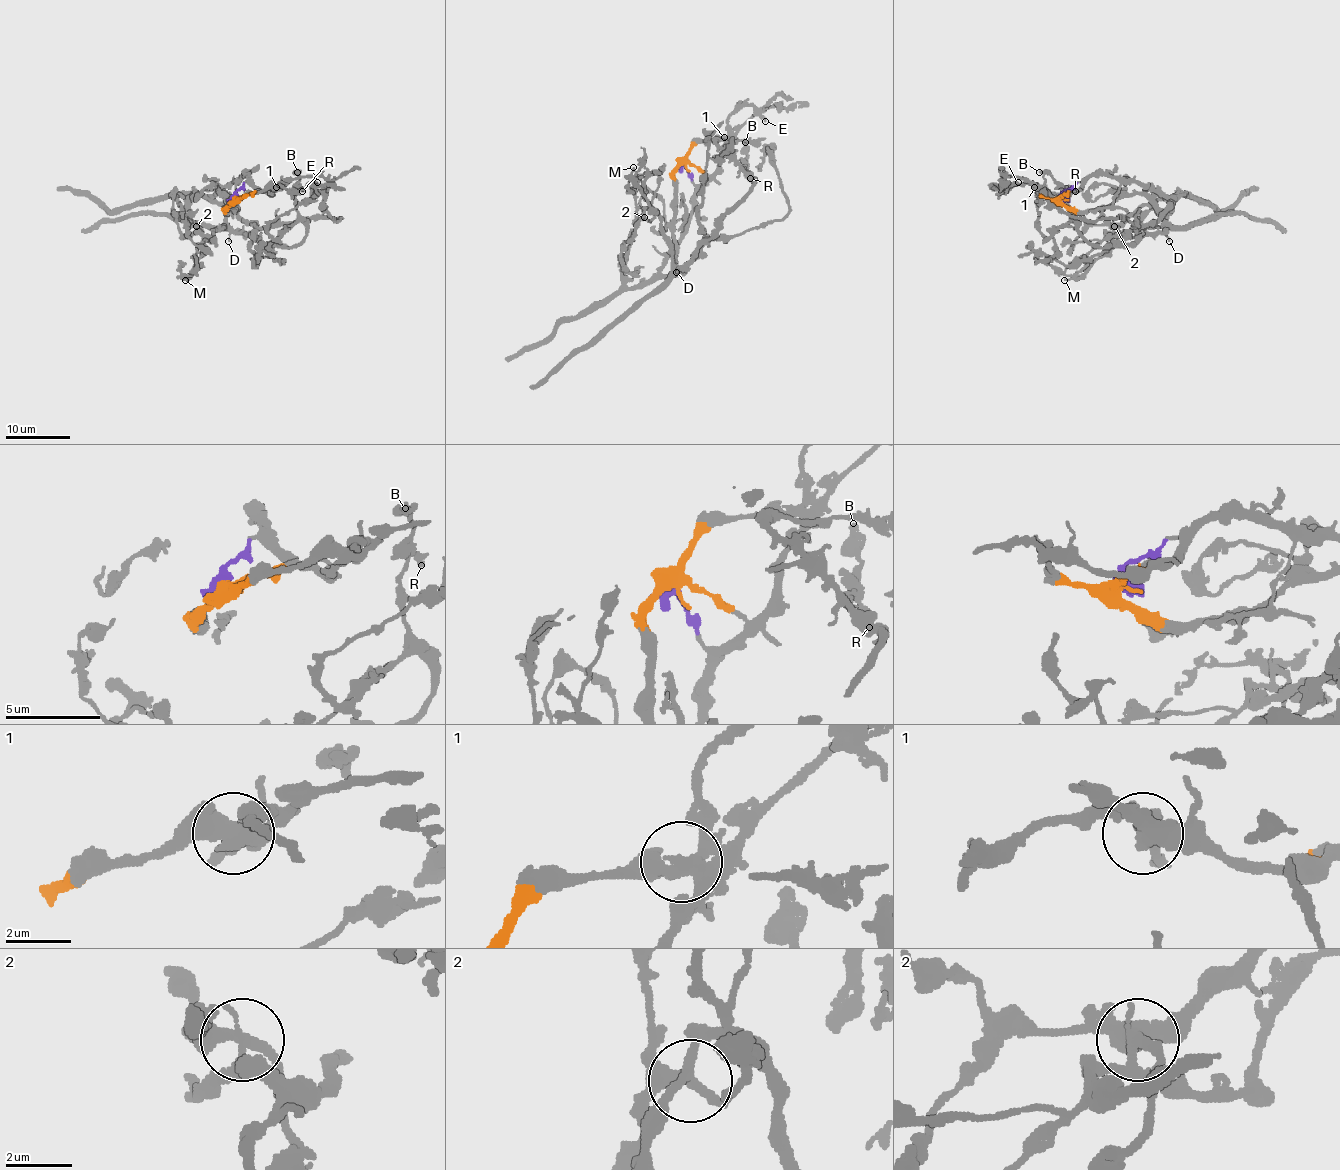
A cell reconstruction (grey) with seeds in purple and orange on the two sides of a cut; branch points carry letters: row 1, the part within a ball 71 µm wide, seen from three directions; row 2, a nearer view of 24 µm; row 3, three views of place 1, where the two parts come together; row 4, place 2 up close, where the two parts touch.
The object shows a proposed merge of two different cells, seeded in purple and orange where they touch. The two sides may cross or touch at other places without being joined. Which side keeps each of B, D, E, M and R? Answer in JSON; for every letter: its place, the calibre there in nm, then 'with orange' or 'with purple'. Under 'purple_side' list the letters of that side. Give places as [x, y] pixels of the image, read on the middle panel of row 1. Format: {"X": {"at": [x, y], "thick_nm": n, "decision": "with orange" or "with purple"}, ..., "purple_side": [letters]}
{"B": {"at": [745, 142], "thick_nm": 360, "decision": "with orange"}, "D": {"at": [676, 272], "thick_nm": 150, "decision": "with orange"}, "E": {"at": [765, 121], "thick_nm": 240, "decision": "with orange"}, "M": {"at": [633, 167], "thick_nm": 160, "decision": "with purple"}, "R": {"at": [750, 178], "thick_nm": 260, "decision": "with orange"}, "purple_side": ["M"]}

